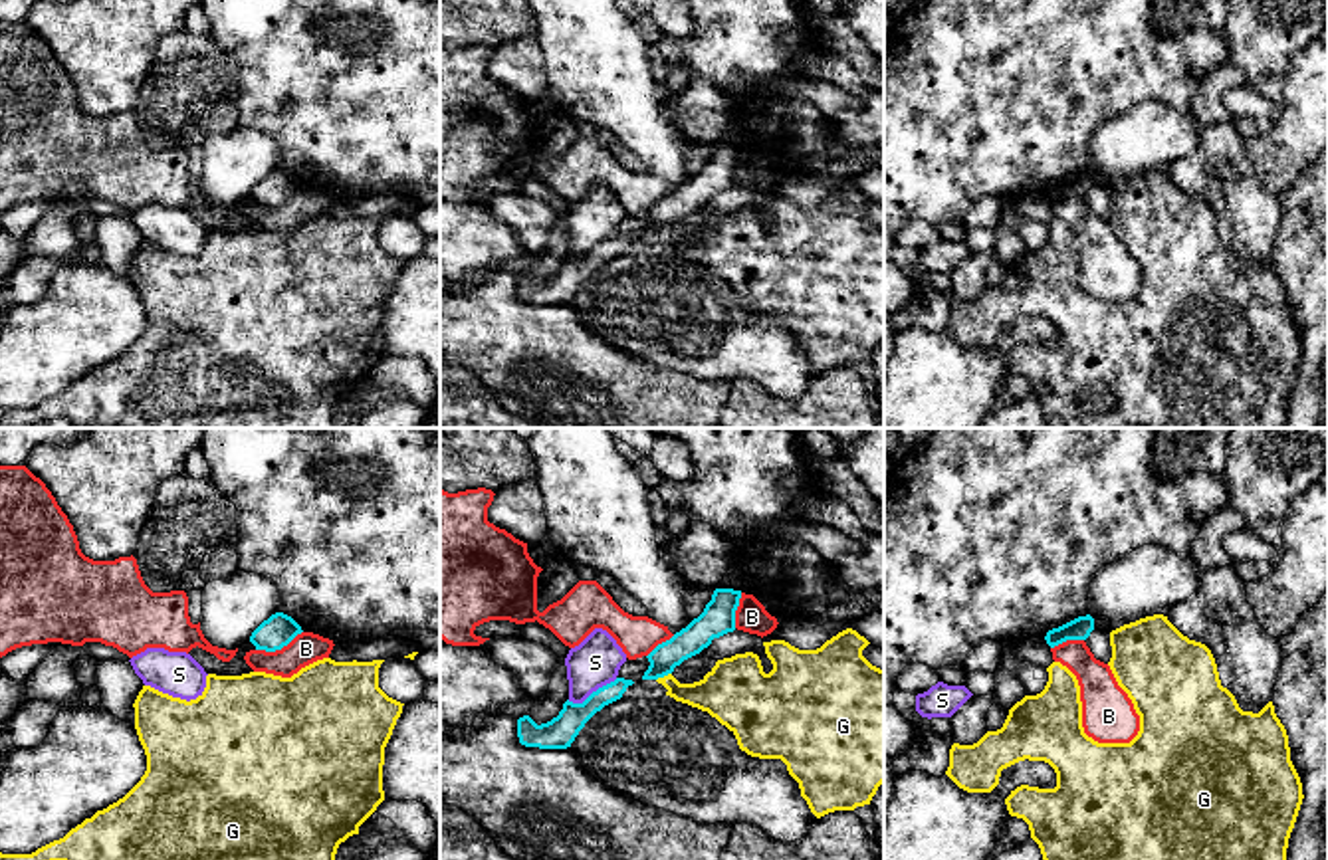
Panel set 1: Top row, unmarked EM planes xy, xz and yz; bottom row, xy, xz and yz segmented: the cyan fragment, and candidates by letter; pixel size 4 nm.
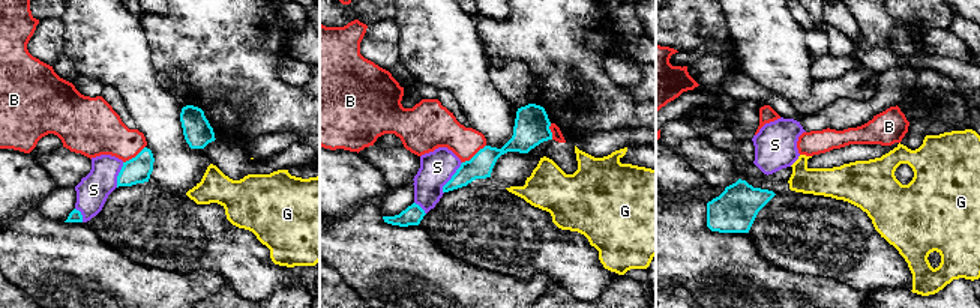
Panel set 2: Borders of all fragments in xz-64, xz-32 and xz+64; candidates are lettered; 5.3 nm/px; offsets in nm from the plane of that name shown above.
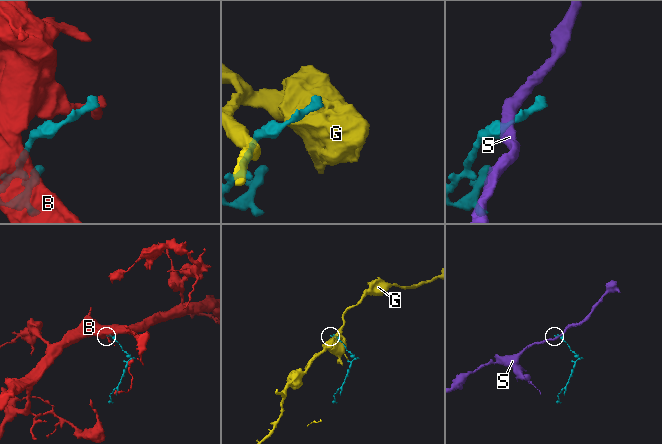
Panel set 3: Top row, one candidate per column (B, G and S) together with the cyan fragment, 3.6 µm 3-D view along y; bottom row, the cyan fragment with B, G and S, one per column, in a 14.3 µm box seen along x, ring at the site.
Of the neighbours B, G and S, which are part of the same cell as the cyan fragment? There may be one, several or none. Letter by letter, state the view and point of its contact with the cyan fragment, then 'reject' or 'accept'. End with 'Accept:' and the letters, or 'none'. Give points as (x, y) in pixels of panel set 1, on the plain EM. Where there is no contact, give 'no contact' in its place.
B: contact xy (278, 205); reject
G: contact xz (663, 232); reject
S: contact xz (593, 248); reject
Accept: none

